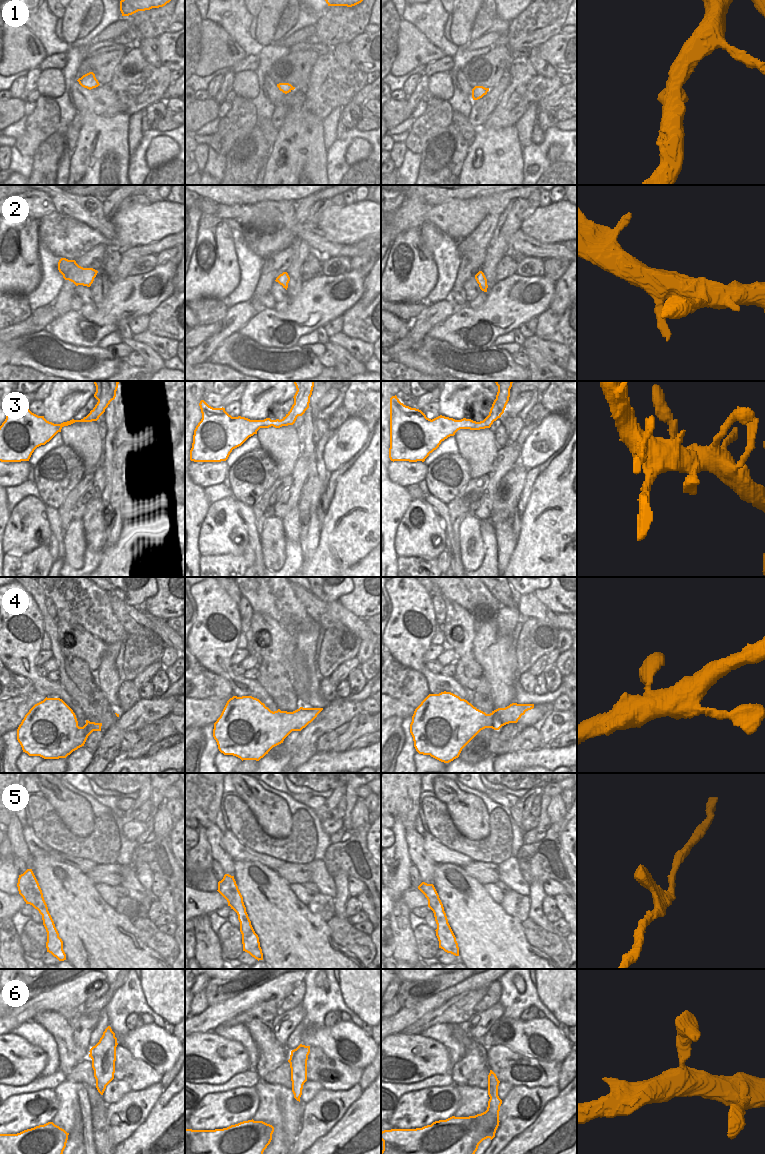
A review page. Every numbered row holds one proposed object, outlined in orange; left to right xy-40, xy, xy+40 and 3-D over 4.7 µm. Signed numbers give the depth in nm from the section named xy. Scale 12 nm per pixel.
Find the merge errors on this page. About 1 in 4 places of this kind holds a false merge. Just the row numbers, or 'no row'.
no row

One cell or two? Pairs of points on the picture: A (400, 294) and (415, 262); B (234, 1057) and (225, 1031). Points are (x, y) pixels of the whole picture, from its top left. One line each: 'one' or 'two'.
A: one
B: two

